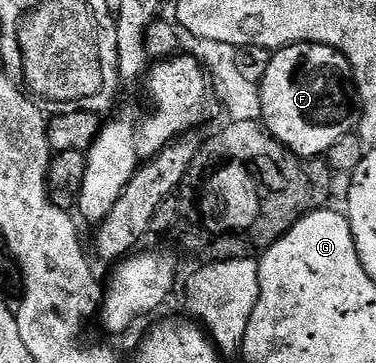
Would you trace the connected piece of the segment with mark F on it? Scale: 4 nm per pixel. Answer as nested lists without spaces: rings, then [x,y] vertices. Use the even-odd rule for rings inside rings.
[[[298,42],[272,53],[260,90],[261,122],[266,133],[304,160],[326,155],[357,122],[357,91],[349,60],[325,44]]]

